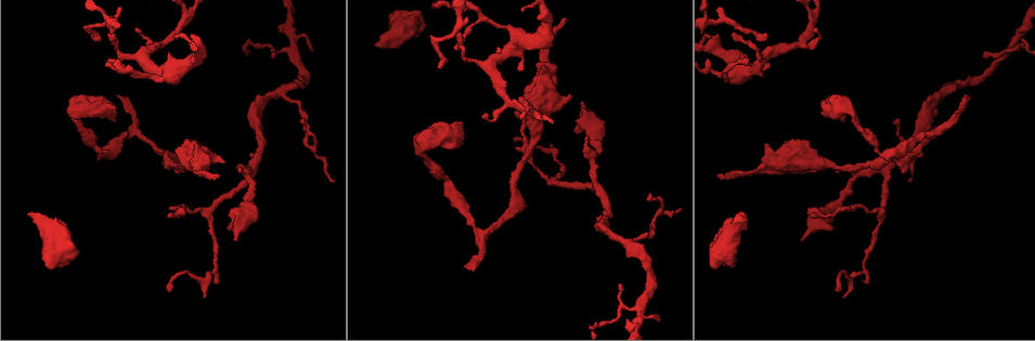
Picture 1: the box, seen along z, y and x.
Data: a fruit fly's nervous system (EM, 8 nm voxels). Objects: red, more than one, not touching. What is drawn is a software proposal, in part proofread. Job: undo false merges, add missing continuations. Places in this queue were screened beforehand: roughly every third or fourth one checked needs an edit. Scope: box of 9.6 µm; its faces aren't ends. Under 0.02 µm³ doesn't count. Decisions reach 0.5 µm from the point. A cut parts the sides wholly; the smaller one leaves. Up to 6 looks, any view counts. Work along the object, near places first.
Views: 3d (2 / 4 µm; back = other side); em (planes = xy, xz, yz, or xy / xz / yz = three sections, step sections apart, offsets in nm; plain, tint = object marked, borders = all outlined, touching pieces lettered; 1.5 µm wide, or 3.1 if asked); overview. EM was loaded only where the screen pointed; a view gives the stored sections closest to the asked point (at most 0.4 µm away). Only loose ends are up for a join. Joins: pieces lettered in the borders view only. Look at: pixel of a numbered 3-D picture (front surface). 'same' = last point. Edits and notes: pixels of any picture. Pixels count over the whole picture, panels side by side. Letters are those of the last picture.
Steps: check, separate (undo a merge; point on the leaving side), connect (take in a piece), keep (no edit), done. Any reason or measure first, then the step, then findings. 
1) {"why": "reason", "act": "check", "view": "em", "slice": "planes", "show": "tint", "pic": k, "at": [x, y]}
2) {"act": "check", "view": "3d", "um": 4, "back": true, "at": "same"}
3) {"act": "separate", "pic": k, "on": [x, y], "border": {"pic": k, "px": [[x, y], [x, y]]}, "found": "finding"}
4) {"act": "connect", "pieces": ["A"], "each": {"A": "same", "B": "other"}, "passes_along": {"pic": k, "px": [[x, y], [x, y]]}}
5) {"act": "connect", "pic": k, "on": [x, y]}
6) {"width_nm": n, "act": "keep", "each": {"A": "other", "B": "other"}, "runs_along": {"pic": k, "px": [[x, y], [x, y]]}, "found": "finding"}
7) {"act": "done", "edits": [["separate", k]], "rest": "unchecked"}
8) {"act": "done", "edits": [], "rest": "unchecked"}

{"why": "free end", "act": "check", "view": "em", "slice": "planes", "show": "borders", "pic": 1, "at": [965, 95]}

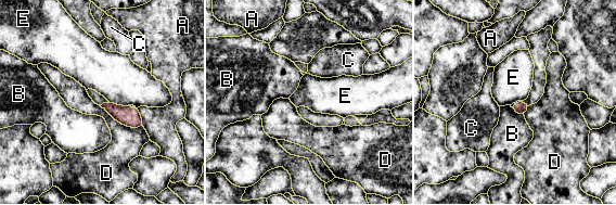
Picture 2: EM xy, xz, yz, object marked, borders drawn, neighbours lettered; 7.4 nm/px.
{"act": "keep", "each": {"A": "other", "B": "other", "C": "other", "D": "other", "E": "other"}, "border": {"pic": 2, "px": [[108, 101], [127, 106]]}, "found": "none of them fits"}

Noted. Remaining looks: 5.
{"why": "thin end", "act": "check", "view": "3d", "um": 4, "back": true, "pic": 1, "at": [620, 283]}

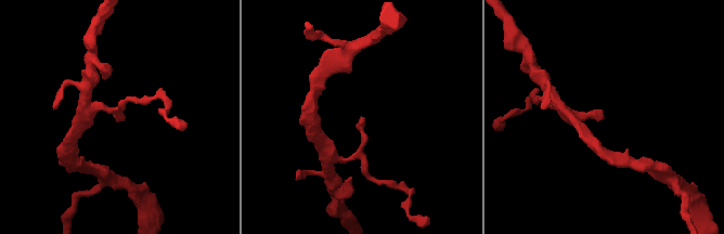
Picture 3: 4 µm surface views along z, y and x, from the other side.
{"act": "check", "view": "em", "slice": "planes", "show": "plain", "pic": 3, "at": [119, 120]}

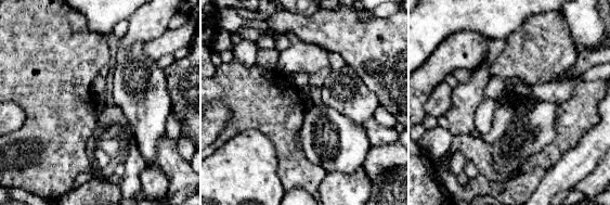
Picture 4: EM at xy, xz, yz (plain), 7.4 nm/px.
{"act": "check", "view": "em", "slice": "planes", "show": "borders", "at": "same"}

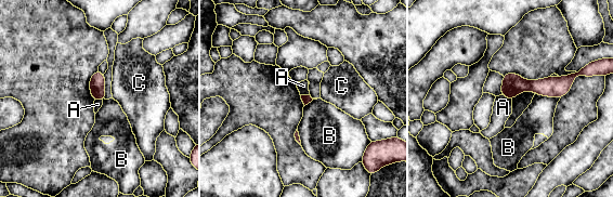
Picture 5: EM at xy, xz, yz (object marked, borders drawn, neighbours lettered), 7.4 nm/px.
{"act": "keep", "each": {"A": "other", "B": "other", "C": "other"}, "border": {"pic": 5, "px": [[501, 94], [511, 100]]}, "found": "no lettered piece goes on from it"}

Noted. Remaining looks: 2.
{"why": "branch stops here", "act": "check", "view": "em", "slice": "xz", "step": 4, "show": "borders", "pic": 1, "at": [219, 177]}

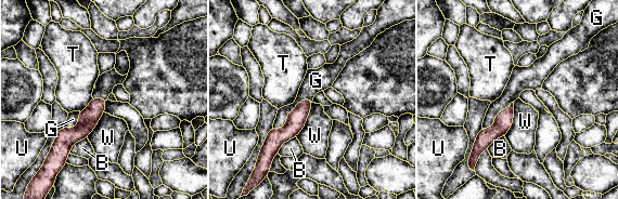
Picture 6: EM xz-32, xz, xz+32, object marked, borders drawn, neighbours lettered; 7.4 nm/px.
{"act": "check", "view": "em", "slice": "planes", "show": "borders", "at": "same"}

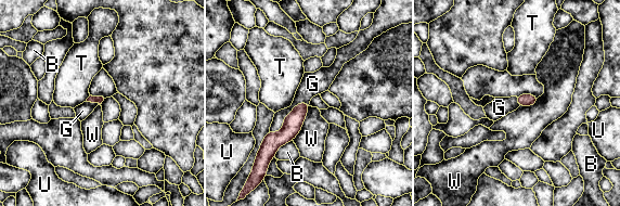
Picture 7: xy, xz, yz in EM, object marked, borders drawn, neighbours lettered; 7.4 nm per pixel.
{"act": "connect", "pic": 7, "on": [308, 89], "each": {"B": "other", "G": "same", "T": "other", "U": "other", "W": "other"}, "passes_along": {"pic": 7, "px": [[293, 121], [286, 115], [308, 89]]}, "found": "the neuron continues"}

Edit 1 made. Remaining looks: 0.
{"act": "done", "edits": [["connect", 7]], "rest": "unchecked"}

